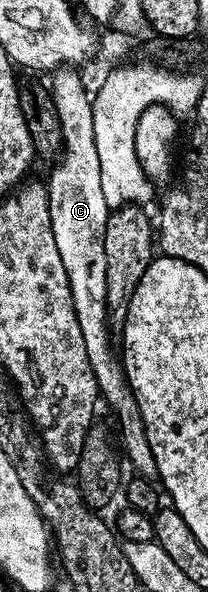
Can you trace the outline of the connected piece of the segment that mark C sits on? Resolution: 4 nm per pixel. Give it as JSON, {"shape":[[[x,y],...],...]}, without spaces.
{"shape":[[[57,68],[51,74],[50,79],[50,90],[52,92],[52,101],[54,103],[54,109],[58,115],[58,125],[62,129],[62,150],[55,160],[56,168],[49,173],[48,179],[46,178],[46,186],[48,189],[48,200],[50,201],[50,225],[52,226],[52,232],[54,233],[54,245],[58,245],[58,253],[62,257],[62,266],[66,269],[66,277],[68,278],[68,284],[70,285],[70,297],[74,301],[74,313],[76,314],[76,320],[78,321],[78,329],[82,329],[82,341],[86,344],[86,357],[90,361],[92,366],[92,372],[96,378],[96,385],[99,391],[99,394],[102,396],[103,402],[104,399],[106,402],[112,406],[112,411],[114,414],[120,418],[120,439],[118,435],[118,443],[122,448],[123,454],[126,456],[127,462],[128,459],[132,462],[132,467],[137,476],[140,477],[152,477],[156,475],[156,466],[154,465],[154,453],[150,453],[150,441],[146,441],[146,433],[144,432],[144,422],[140,416],[140,410],[136,404],[136,398],[132,396],[132,389],[128,386],[128,381],[124,377],[124,368],[122,366],[121,360],[118,358],[117,352],[116,355],[112,352],[112,335],[113,332],[110,330],[110,324],[108,322],[108,306],[106,305],[106,245],[104,244],[104,234],[106,233],[106,221],[110,214],[110,209],[106,205],[106,196],[102,194],[102,165],[98,165],[98,145],[94,145],[94,113],[92,112],[92,99],[90,98],[90,91],[84,88],[84,83],[80,80],[80,75],[76,69],[67,69],[67,68]]]}

